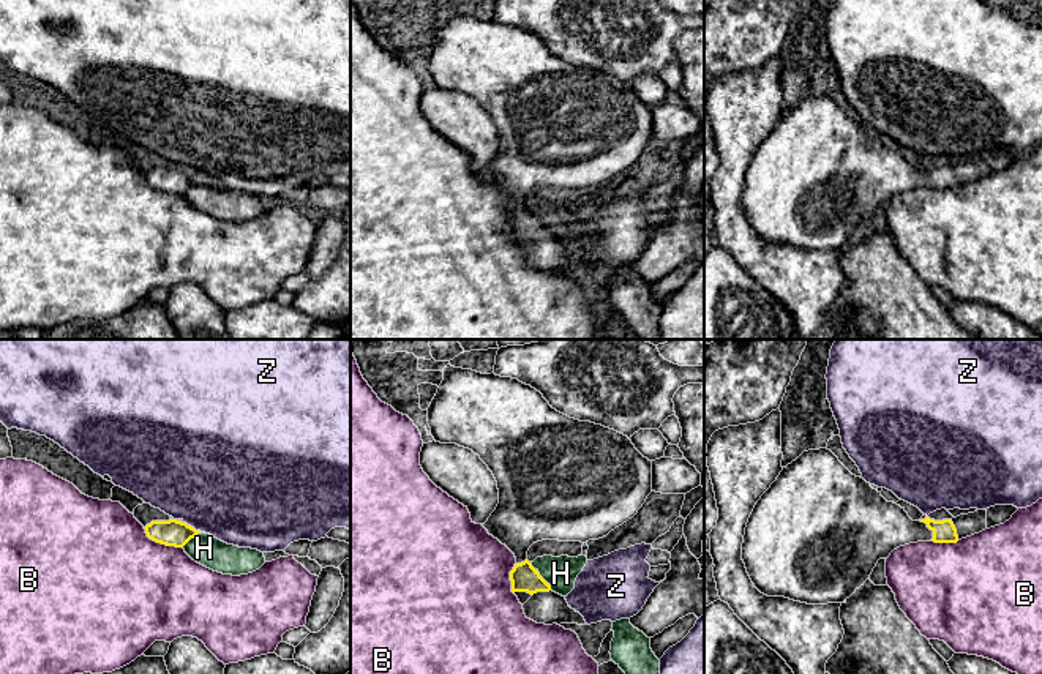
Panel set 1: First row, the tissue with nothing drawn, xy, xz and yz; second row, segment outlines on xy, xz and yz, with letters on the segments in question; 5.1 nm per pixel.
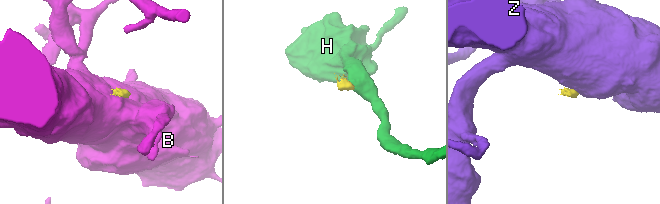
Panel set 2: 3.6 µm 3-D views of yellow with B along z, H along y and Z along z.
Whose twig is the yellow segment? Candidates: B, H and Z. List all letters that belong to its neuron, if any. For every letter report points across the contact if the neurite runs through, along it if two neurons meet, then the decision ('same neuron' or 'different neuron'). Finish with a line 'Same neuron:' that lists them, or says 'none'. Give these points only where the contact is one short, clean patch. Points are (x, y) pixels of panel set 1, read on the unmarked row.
B: along xy (142, 174), (150, 185), (182, 194) | different neuron
H: along xz (529, 209), (551, 235) | different neuron
Z: along xy (183, 168), (198, 177) | different neuron
Same neuron: none

